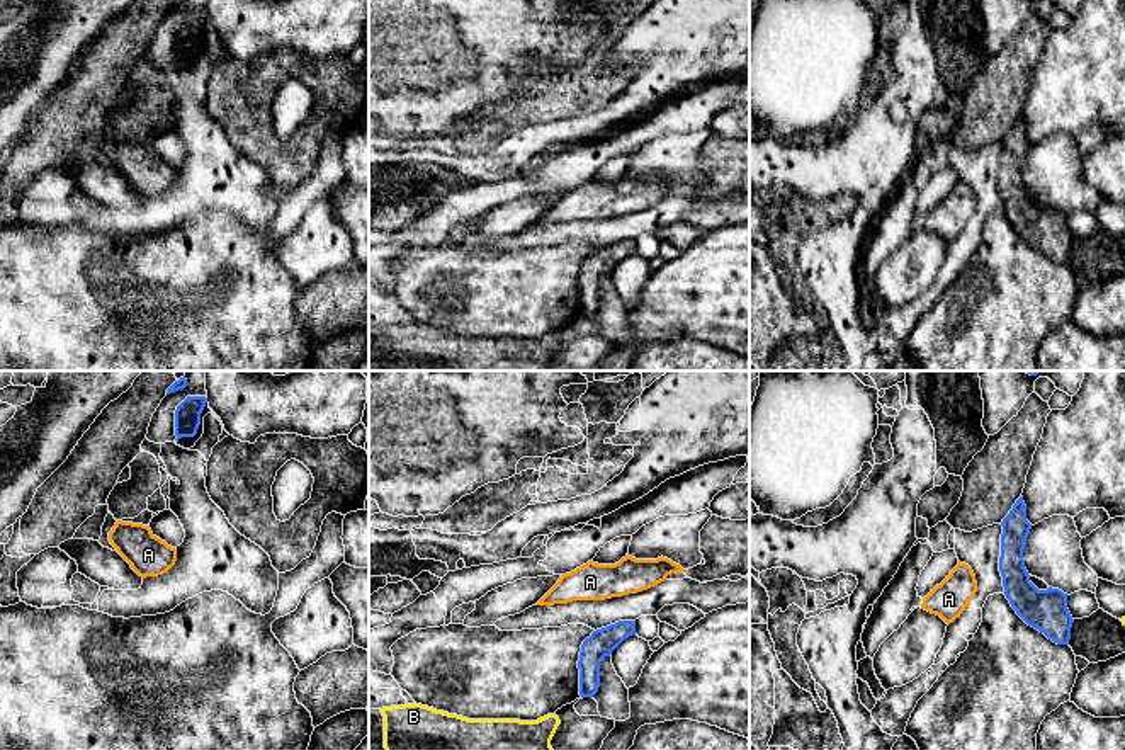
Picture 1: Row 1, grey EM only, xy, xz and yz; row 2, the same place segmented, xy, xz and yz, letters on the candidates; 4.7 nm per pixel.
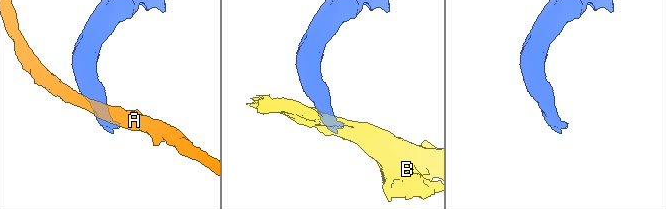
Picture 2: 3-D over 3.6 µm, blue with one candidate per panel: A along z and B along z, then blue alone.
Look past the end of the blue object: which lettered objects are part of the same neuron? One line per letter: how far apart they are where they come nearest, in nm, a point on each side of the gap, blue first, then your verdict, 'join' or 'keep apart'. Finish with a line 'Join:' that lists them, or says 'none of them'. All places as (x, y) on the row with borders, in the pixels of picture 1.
A: gap 120 nm; span xz (619, 621), (610, 597); keep apart
B: gap 150 nm; span xz (580, 694), (556, 716); keep apart
Join: none of them

